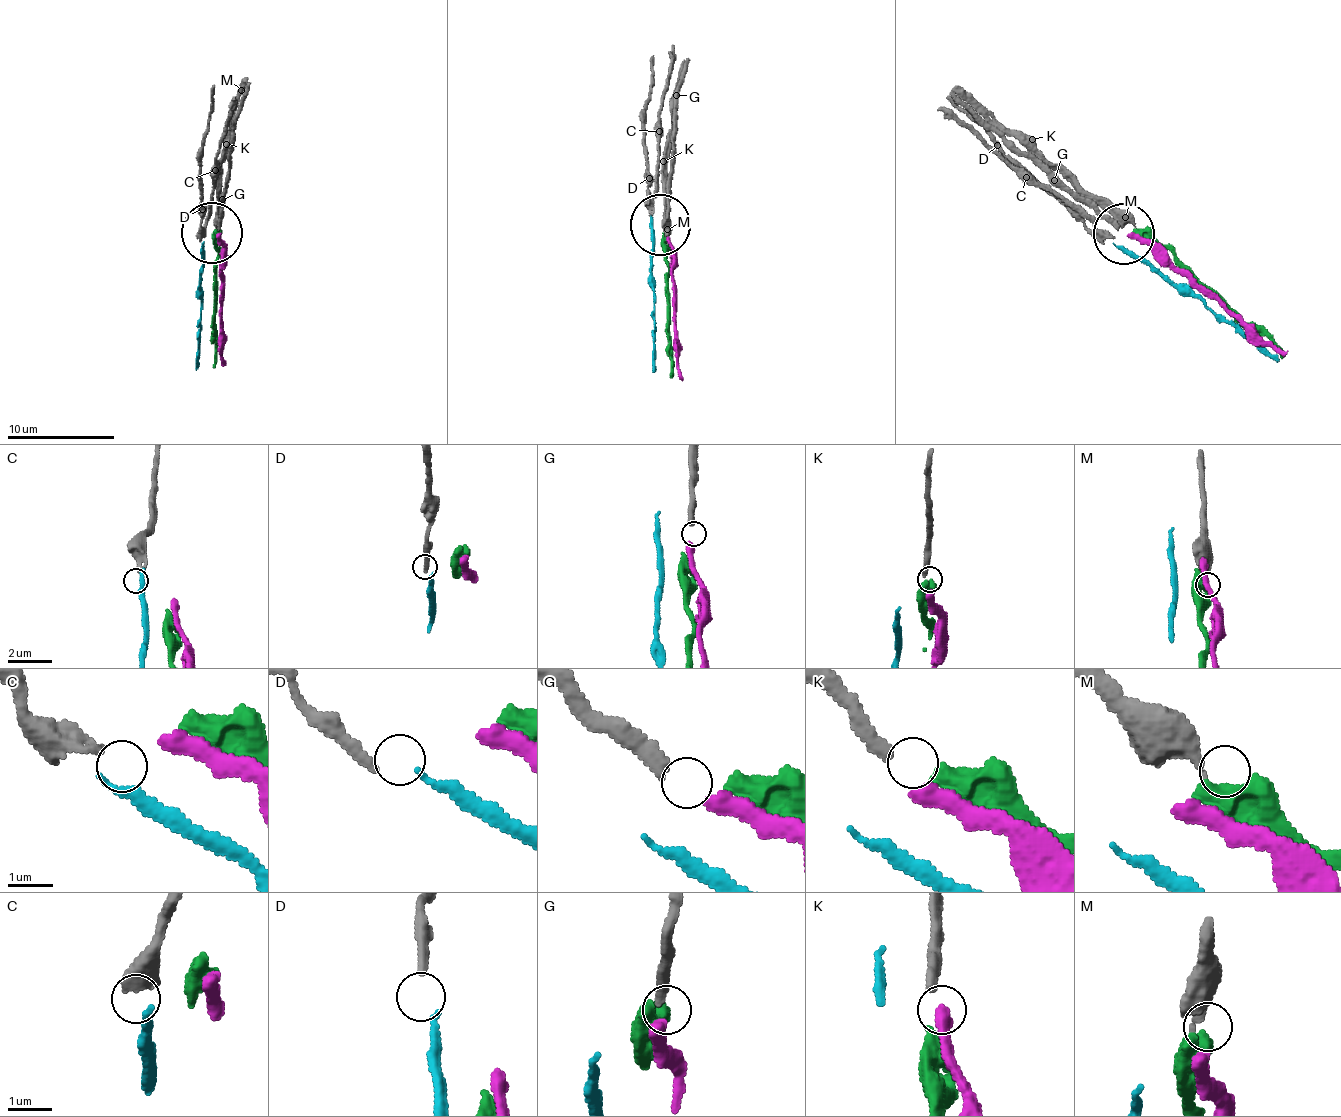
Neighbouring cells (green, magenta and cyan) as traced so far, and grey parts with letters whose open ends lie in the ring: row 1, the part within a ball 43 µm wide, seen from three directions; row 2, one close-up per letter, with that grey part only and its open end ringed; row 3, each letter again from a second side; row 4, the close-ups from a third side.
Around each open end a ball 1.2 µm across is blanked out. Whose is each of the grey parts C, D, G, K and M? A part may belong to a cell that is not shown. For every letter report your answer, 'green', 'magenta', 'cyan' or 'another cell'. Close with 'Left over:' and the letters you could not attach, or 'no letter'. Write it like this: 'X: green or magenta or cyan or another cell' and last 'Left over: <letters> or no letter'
C: another cell
D: cyan
G: magenta
K: green
M: another cell
Left over: C, M

